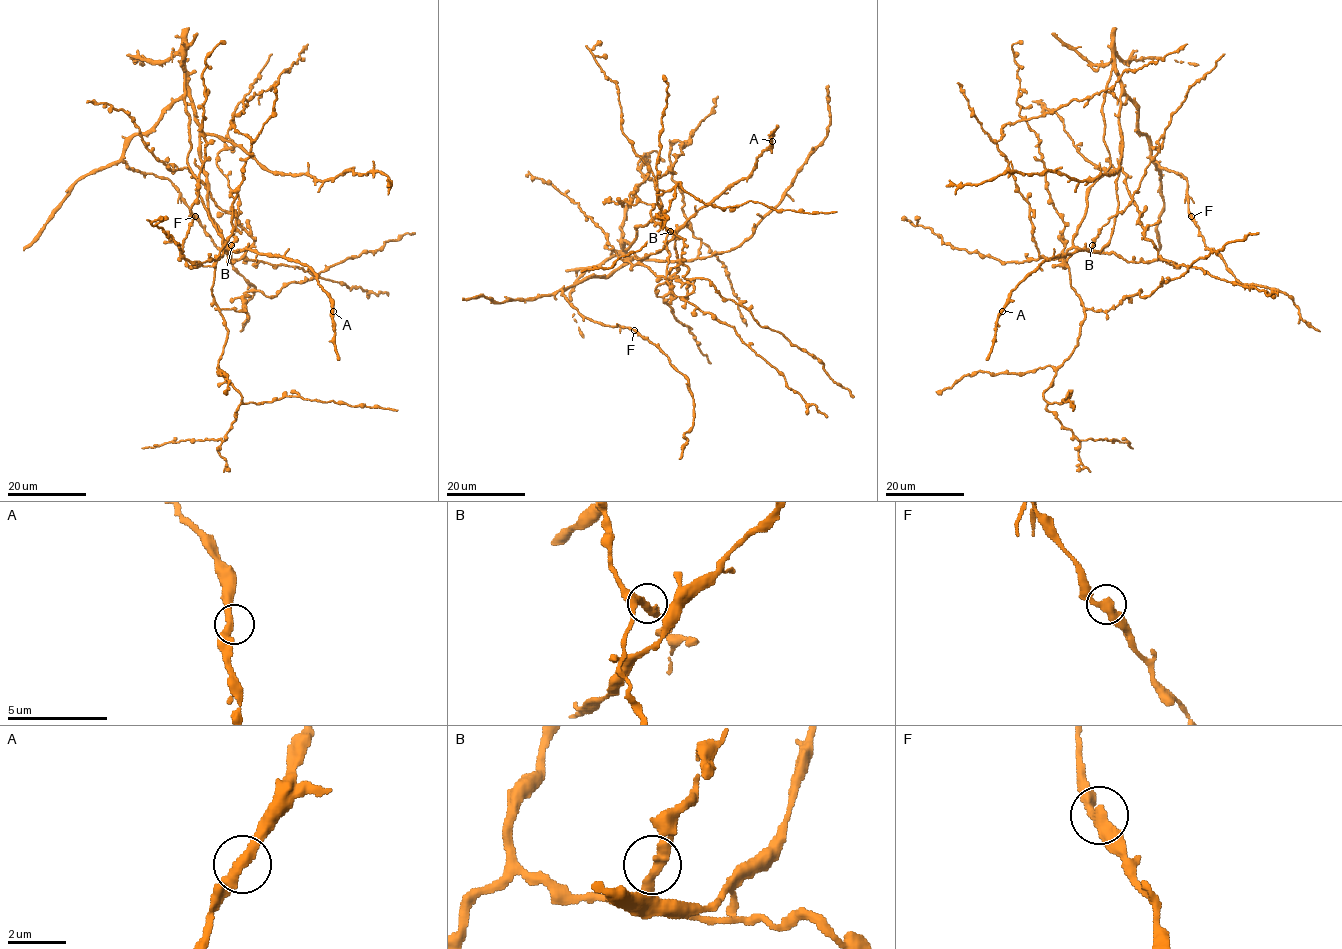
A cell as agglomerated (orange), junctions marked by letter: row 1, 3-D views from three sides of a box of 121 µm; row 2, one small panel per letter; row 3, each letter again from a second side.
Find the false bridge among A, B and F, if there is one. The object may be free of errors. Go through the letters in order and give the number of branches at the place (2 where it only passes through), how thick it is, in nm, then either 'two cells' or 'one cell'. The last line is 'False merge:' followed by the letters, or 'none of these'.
A: 2 branches meet; 360 nm thick; one cell
B: 2 branches meet; 360 nm thick; one cell
F: 2 branches meet; 360 nm thick; one cell
False merge: none of these

